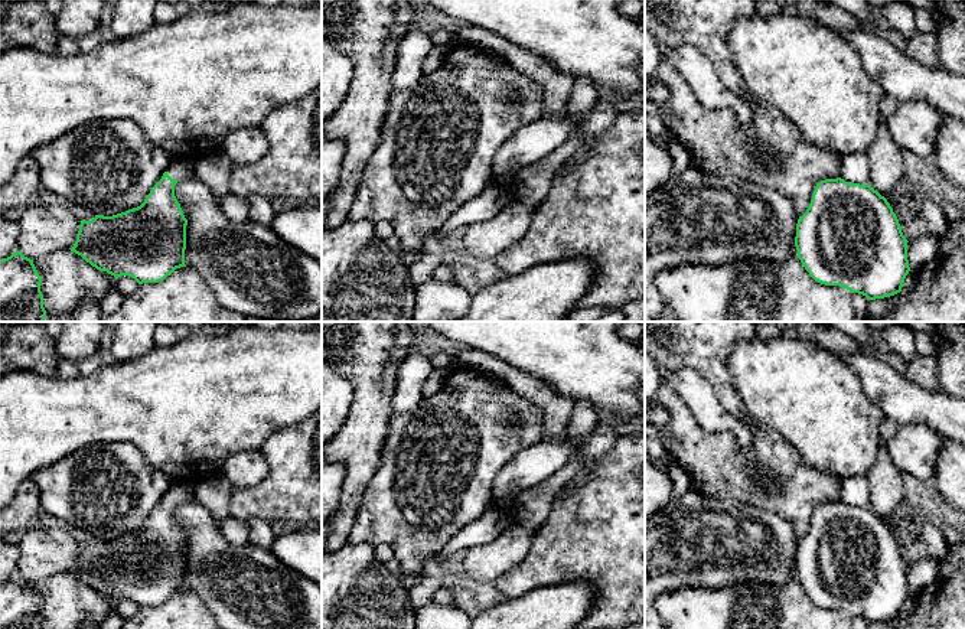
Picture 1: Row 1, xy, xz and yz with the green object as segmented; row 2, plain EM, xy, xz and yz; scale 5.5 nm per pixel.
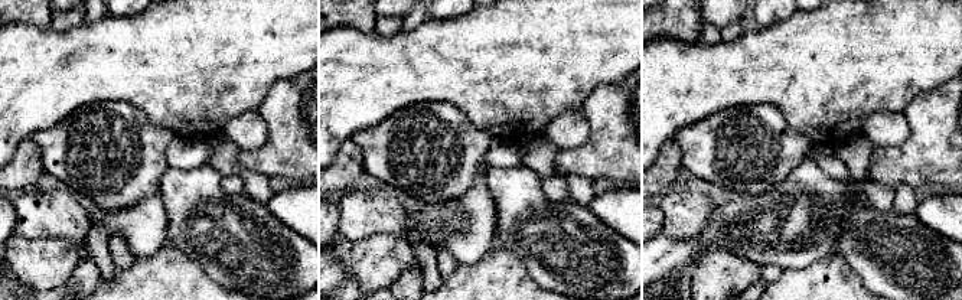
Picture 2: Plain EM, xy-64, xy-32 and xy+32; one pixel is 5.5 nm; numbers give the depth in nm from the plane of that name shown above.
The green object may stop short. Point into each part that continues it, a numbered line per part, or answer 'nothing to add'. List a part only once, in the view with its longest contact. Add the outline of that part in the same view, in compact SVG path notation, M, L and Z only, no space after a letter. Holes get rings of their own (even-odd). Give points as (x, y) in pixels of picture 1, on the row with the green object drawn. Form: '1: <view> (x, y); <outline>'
1: xy (178, 169); M173 159L166 172L172 179L177 179L177 180L189 179L196 176L193 164L195 164L193 162L182 162Z

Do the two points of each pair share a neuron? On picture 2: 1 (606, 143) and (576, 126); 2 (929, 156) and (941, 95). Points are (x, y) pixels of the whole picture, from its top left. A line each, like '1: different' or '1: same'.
1: different
2: same

